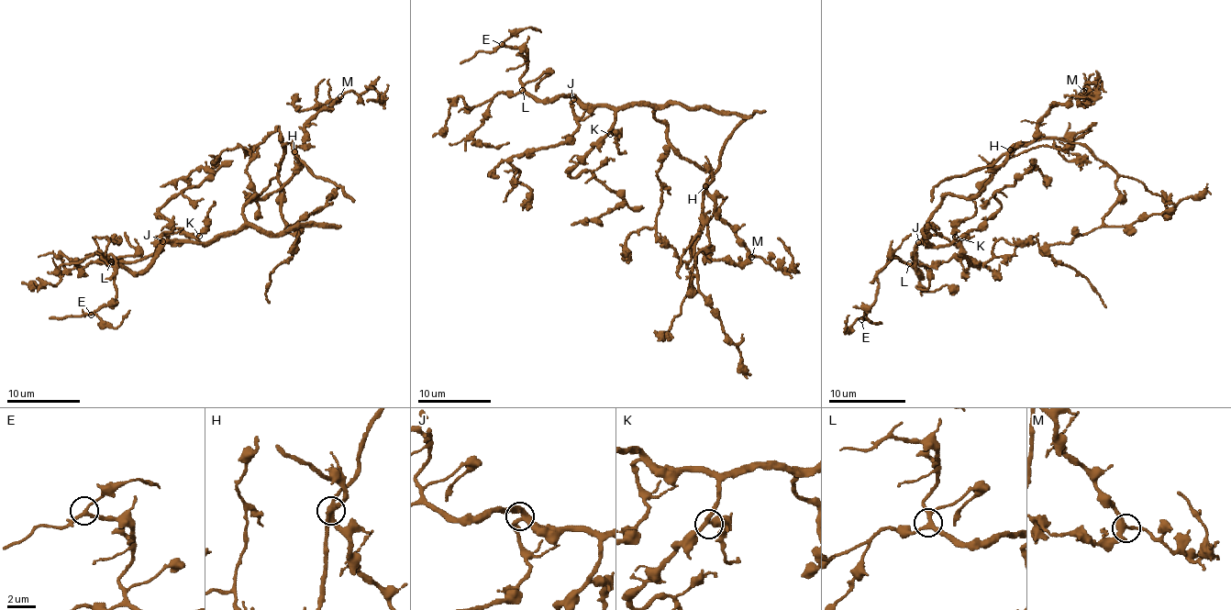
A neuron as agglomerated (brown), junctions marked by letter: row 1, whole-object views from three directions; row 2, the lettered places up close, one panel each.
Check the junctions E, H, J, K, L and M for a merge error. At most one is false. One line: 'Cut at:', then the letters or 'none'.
Cut at: none

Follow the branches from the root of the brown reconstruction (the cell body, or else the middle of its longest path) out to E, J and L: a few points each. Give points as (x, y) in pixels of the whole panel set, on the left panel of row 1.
E: (271, 194), (243, 208), (238, 230), (205, 243), (166, 243), (138, 272), (111, 256), (116, 298), (91, 315)
J: (271, 194), (263, 199), (256, 195), (243, 208), (245, 223), (230, 234), (217, 234), (205, 243), (162, 241)
L: (271, 194), (256, 195), (243, 208), (245, 223), (230, 234), (205, 243), (166, 243), (138, 272), (111, 261)

